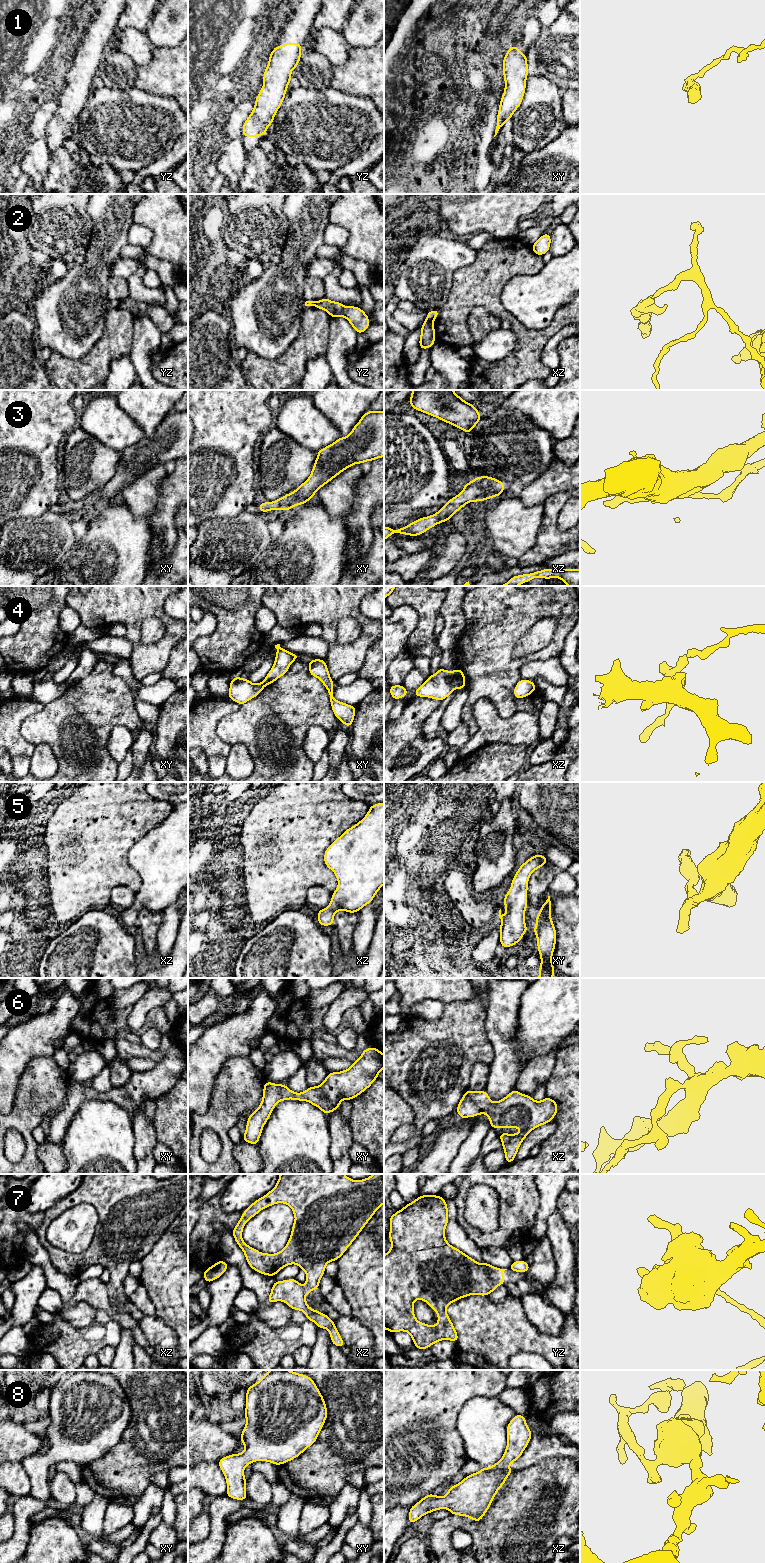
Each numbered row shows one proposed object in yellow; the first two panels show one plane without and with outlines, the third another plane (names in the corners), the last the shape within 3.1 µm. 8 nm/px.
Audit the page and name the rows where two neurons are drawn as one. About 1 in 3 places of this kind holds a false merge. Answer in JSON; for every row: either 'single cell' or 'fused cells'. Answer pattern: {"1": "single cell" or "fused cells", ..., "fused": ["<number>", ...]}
{"1": "single cell", "2": "fused cells", "3": "single cell", "4": "fused cells", "5": "single cell", "6": "single cell", "7": "fused cells", "8": "single cell", "fused": ["2", "4", "7"]}

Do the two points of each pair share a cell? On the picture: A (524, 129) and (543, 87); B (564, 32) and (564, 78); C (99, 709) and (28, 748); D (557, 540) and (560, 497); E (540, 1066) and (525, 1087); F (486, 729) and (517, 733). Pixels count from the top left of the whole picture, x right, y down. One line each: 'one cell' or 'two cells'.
A: one cell
B: one cell
C: two cells
D: one cell
E: one cell
F: one cell

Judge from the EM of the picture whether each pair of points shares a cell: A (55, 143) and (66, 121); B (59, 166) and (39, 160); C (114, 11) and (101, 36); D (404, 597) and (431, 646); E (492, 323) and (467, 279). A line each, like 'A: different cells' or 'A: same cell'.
A: same cell
B: different cells
C: same cell
D: same cell
E: different cells

